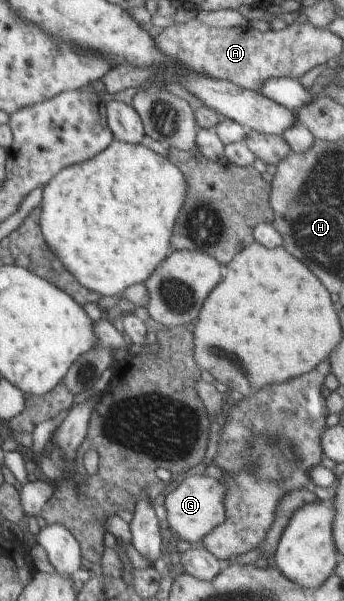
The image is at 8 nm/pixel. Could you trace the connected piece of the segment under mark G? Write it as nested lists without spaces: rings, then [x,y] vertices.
[[[205,474],[181,477],[173,492],[165,497],[168,528],[187,542],[199,542],[205,539],[214,528],[225,522],[225,484],[222,478],[214,478]]]

